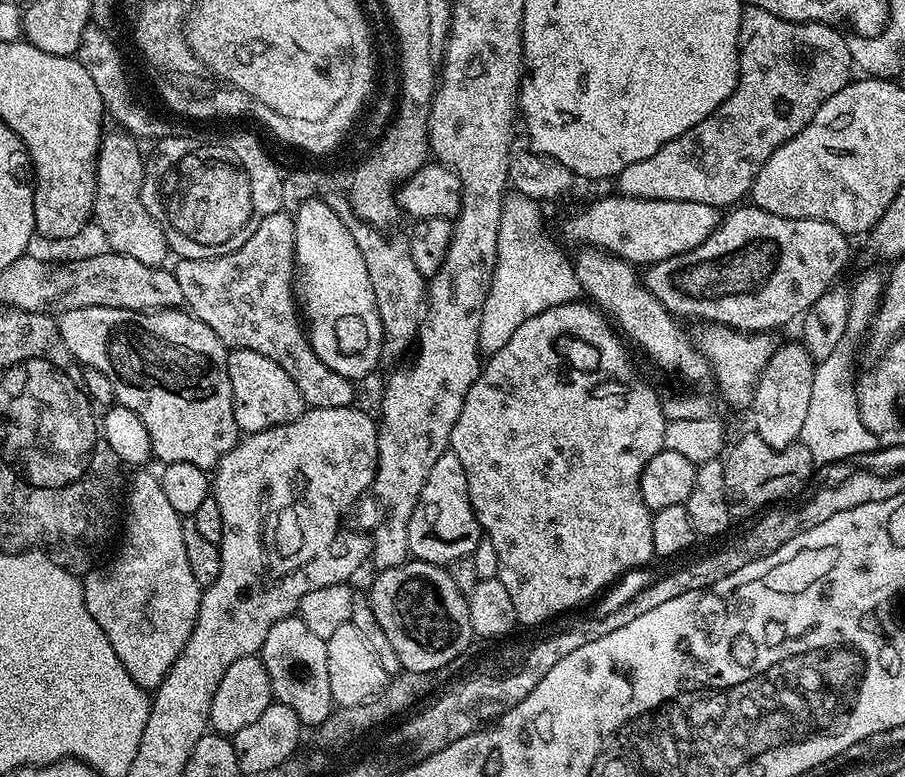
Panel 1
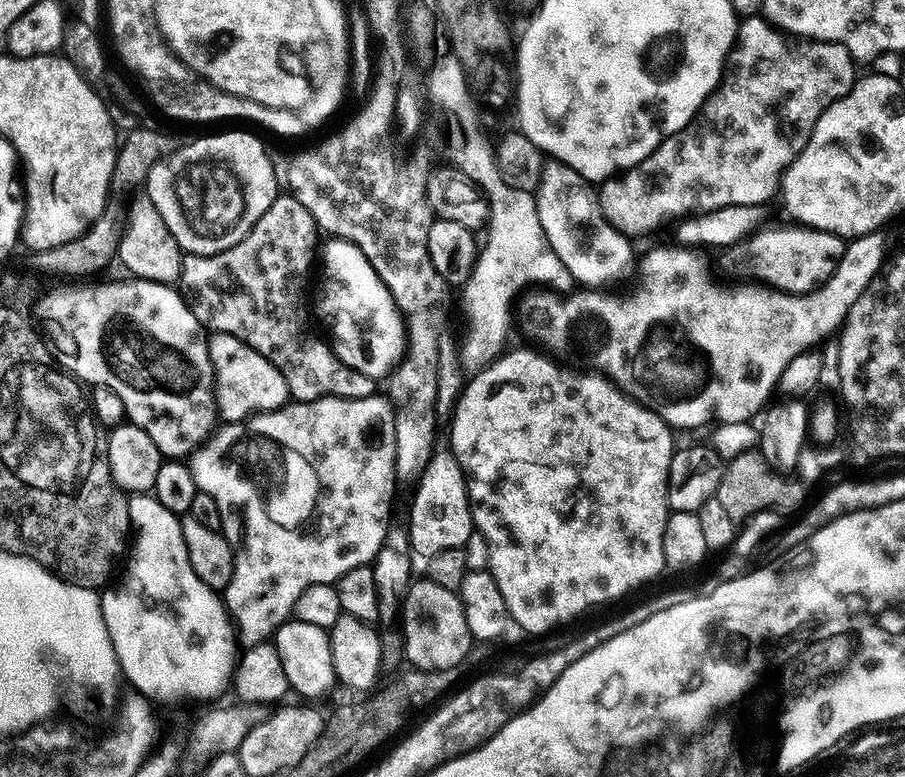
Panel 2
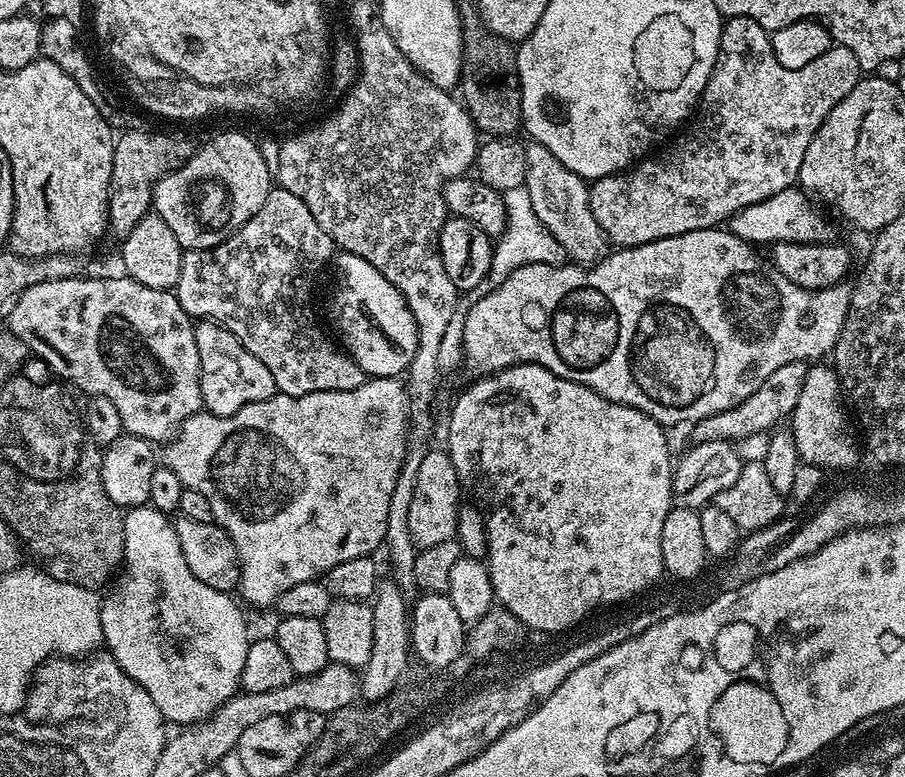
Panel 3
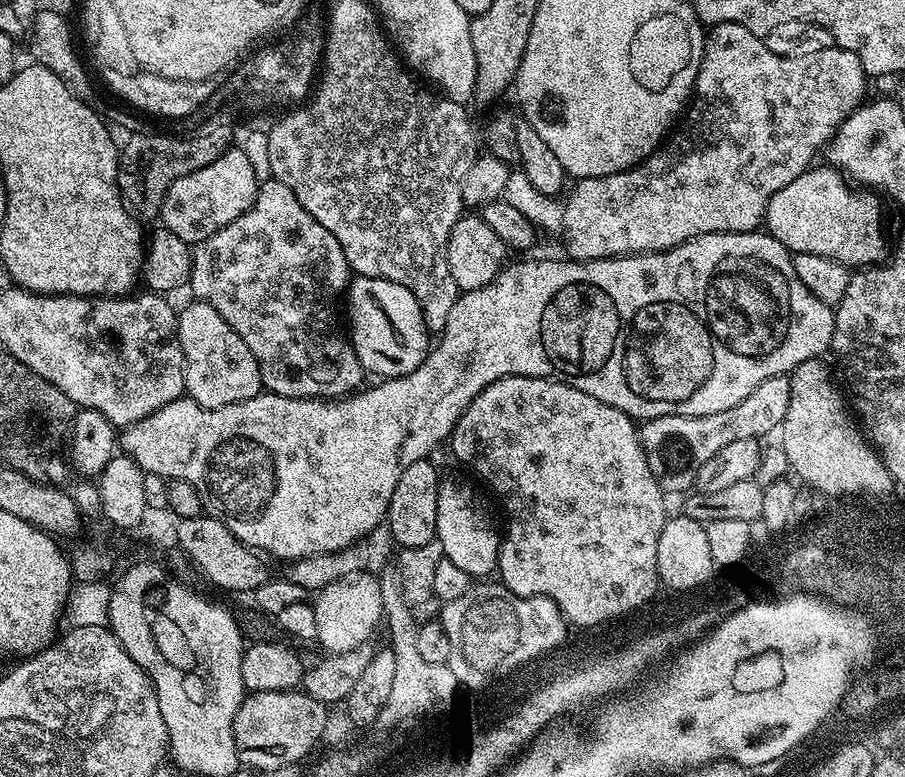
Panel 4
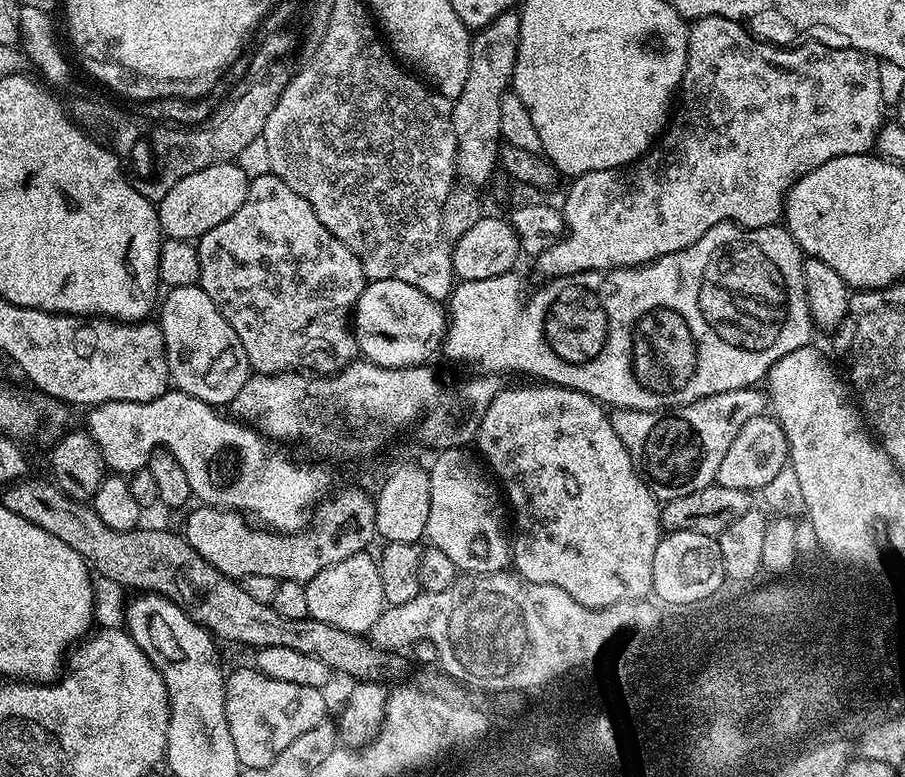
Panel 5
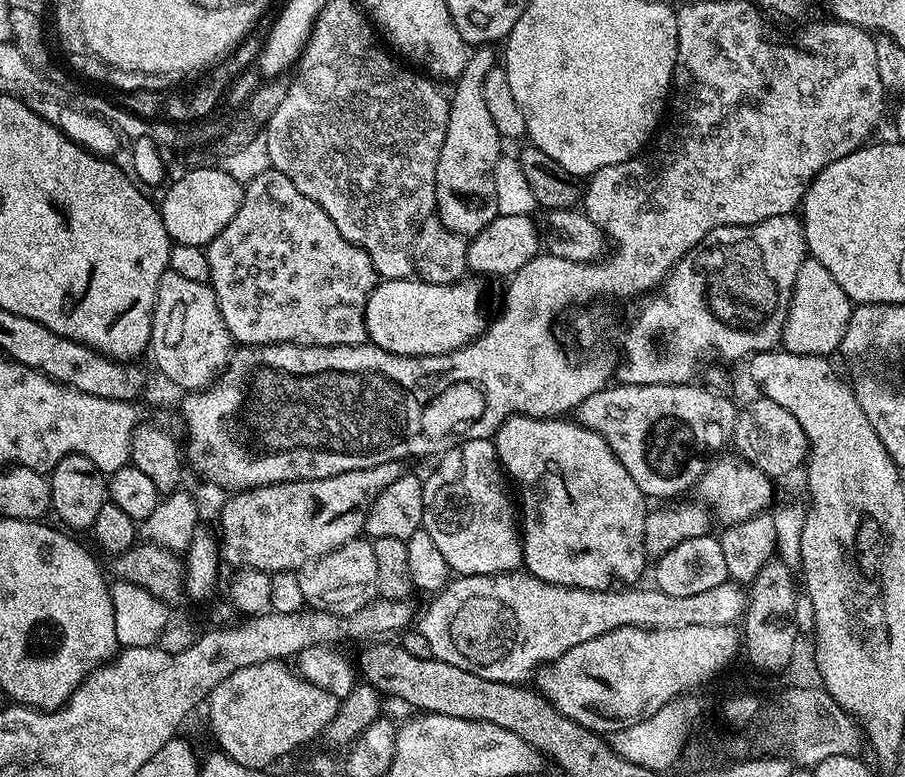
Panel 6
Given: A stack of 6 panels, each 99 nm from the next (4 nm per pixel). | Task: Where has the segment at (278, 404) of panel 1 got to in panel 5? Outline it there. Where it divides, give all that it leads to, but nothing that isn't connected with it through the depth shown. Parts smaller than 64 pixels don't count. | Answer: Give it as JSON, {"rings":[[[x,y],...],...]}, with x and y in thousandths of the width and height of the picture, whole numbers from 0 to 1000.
{"rings":[[[217,366],[185,372],[176,387],[175,402],[176,396],[175,416],[186,457],[189,493],[198,503],[229,520],[255,521],[276,483],[272,450],[267,445],[267,435],[259,430],[259,420],[254,420],[254,414],[241,404],[241,394],[232,389],[232,378]]]}

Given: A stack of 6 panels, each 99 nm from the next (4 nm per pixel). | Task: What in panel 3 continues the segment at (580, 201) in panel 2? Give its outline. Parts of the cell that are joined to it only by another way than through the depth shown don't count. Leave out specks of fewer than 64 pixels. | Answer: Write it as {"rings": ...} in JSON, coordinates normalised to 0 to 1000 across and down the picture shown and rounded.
{"rings":[[[583,183],[579,185],[579,197],[581,198],[579,242],[586,250],[591,275],[603,296],[620,314],[624,331],[641,342],[653,342],[660,335],[667,333],[674,324],[674,310],[665,293],[661,291],[661,286],[652,270],[651,238],[639,224],[634,224],[634,219],[625,219],[625,214],[621,214],[621,208],[617,208],[617,203],[612,203],[612,198],[608,198],[608,193],[603,193],[603,188]]]}

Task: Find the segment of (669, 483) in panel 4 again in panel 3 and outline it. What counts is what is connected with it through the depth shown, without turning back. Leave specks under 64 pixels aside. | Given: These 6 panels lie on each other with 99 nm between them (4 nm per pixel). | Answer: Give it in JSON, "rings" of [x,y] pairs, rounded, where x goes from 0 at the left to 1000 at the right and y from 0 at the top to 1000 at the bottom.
{"rings":[[[886,463],[872,466],[869,471],[855,476],[855,481],[851,481],[851,486],[846,486],[846,492],[842,492],[842,497],[838,497],[838,502],[833,502],[833,507],[829,507],[829,512],[824,512],[824,517],[820,517],[807,528],[798,528],[793,533],[768,542],[764,547],[766,561],[764,565],[769,569],[776,566],[817,569],[824,565],[827,560],[839,556],[848,557],[850,553],[856,552],[863,544],[861,541],[865,535],[866,539],[874,537],[878,523],[882,521],[882,511],[886,506],[887,492],[891,490],[893,476],[894,470]]]}

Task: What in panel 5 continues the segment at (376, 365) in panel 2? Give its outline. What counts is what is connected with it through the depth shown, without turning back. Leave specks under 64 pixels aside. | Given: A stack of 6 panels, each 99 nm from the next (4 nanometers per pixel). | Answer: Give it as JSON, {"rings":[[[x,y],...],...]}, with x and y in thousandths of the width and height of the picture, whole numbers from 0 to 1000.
{"rings":[[[412,359],[403,364],[400,378],[391,398],[391,426],[393,447],[397,457],[403,463],[428,474],[463,474],[476,461],[481,453],[487,452],[491,429],[495,421],[495,409],[487,387],[476,386],[466,373],[457,368],[449,368],[449,363],[439,360]]]}

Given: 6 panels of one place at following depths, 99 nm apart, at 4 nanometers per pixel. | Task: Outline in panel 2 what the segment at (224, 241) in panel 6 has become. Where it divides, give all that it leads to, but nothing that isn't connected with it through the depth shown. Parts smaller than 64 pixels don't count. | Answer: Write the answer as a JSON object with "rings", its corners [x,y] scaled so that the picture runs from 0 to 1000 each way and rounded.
{"rings":[[[322,250],[306,251],[304,260],[298,265],[298,270],[294,270],[294,275],[290,275],[290,281],[285,281],[285,286],[281,286],[276,301],[272,301],[272,306],[267,306],[267,311],[263,311],[263,317],[254,317],[254,322],[245,322],[235,329],[204,328],[201,342],[199,344],[197,371],[203,382],[203,387],[210,394],[214,409],[219,409],[219,414],[224,417],[231,429],[244,427],[245,430],[259,430],[259,435],[267,435],[267,440],[272,440],[272,445],[285,450],[285,456],[290,456],[290,461],[297,463],[312,481],[312,486],[316,486],[318,508],[324,516],[350,515],[351,512],[360,512],[361,510],[372,510],[373,512],[382,512],[383,515],[404,512],[417,503],[417,490],[412,485],[400,481],[396,476],[387,476],[387,471],[379,468],[367,453],[366,441],[358,439],[357,443],[345,429],[345,422],[340,418],[340,396],[336,393],[336,359],[339,358],[340,349],[345,345],[345,335],[347,340],[347,326],[351,319],[349,304],[351,305],[351,295],[347,281],[343,275],[343,270],[338,270],[338,265],[334,265],[334,260],[329,260],[329,255],[325,255]]]}

